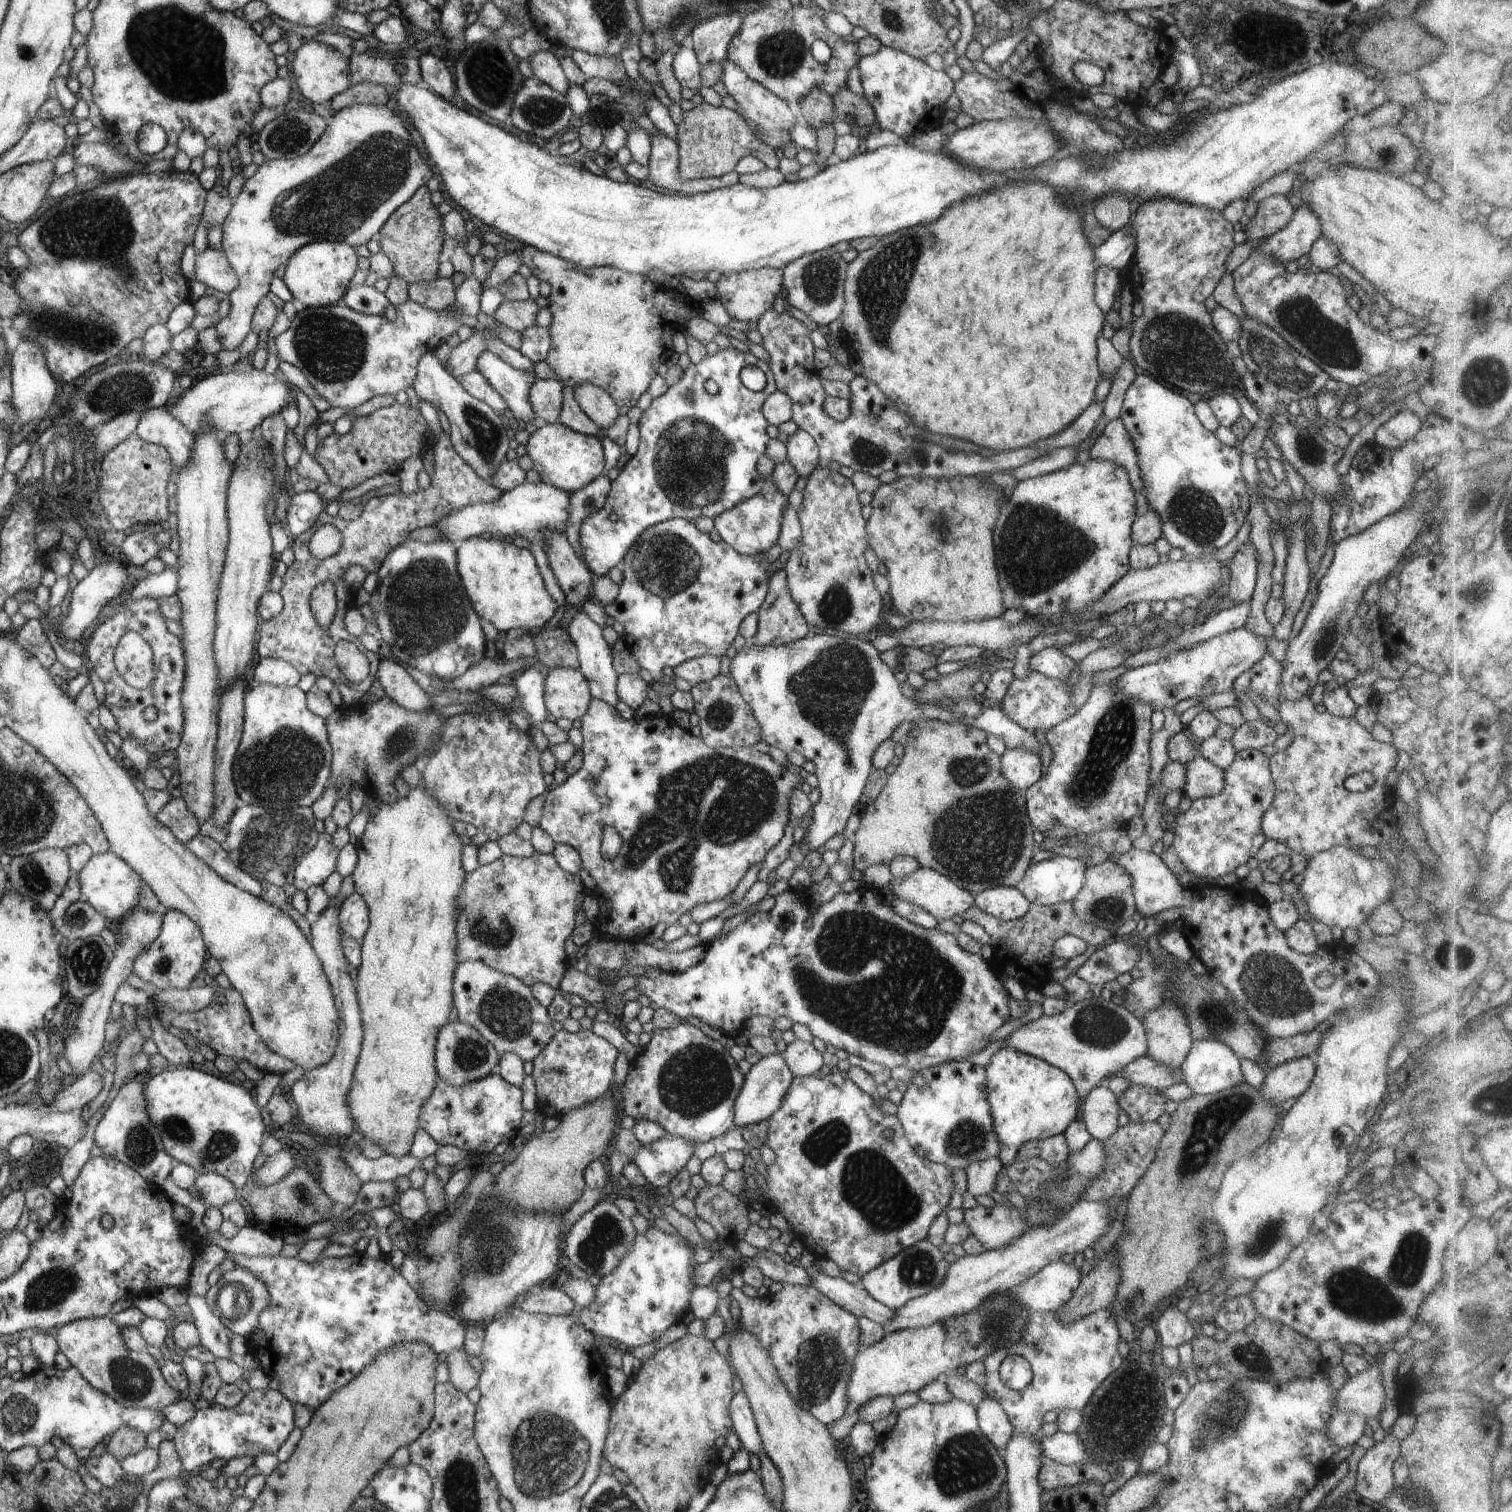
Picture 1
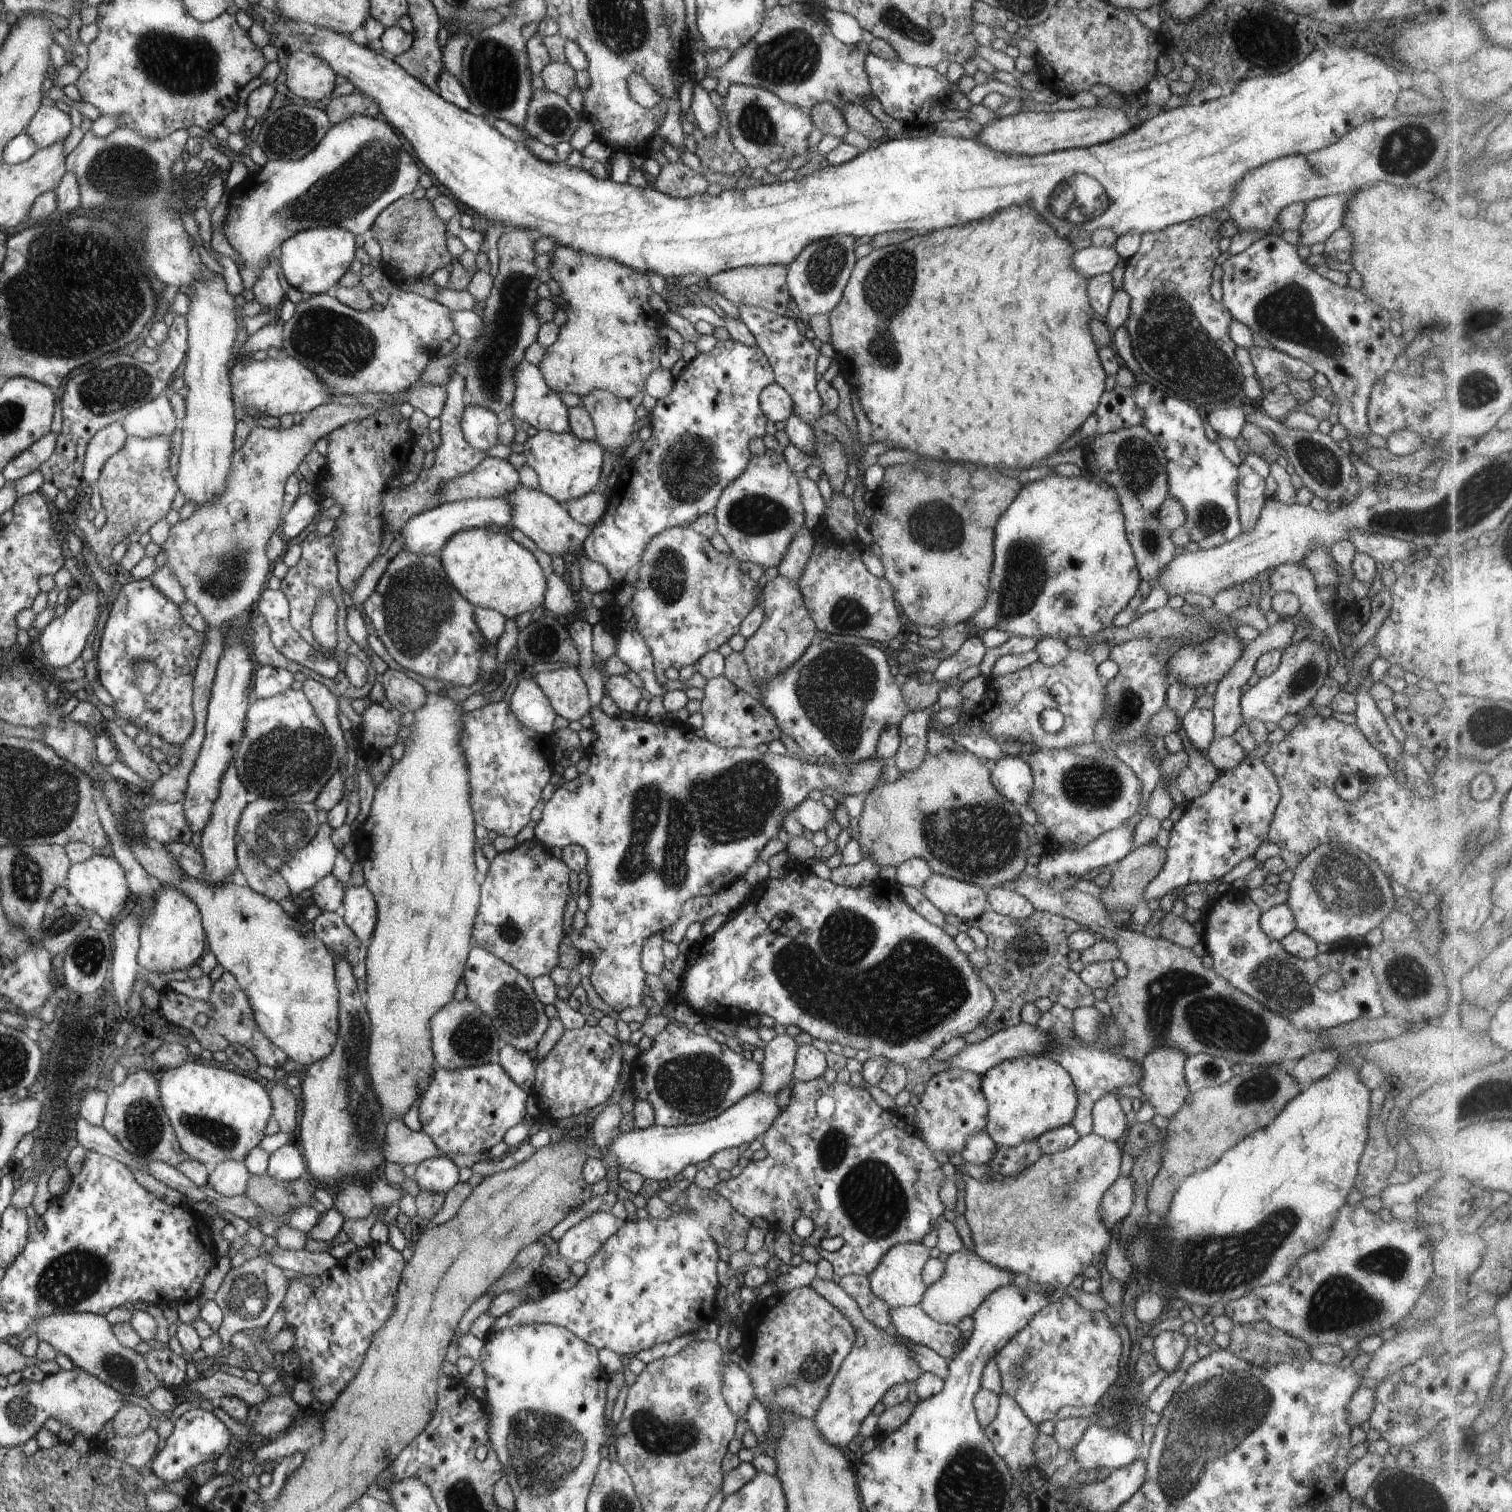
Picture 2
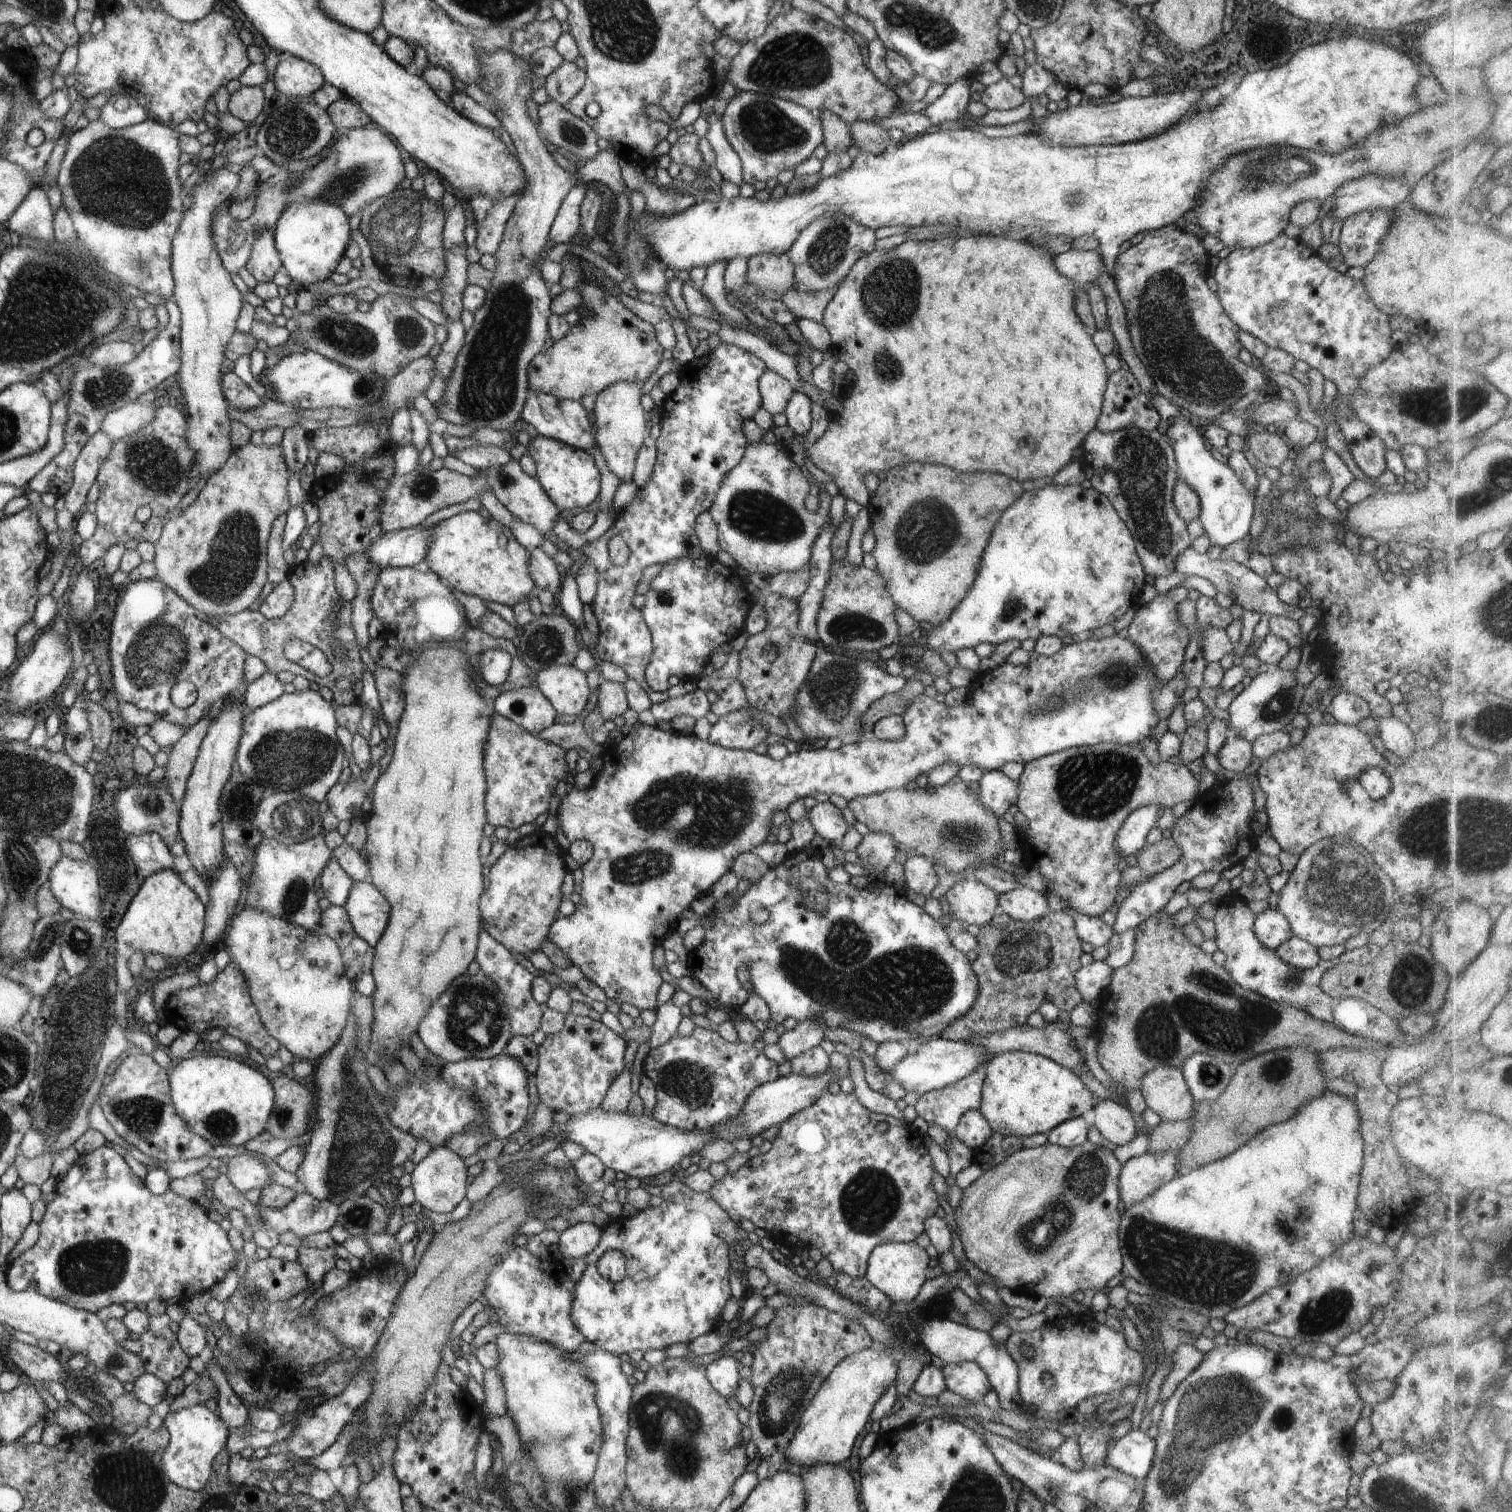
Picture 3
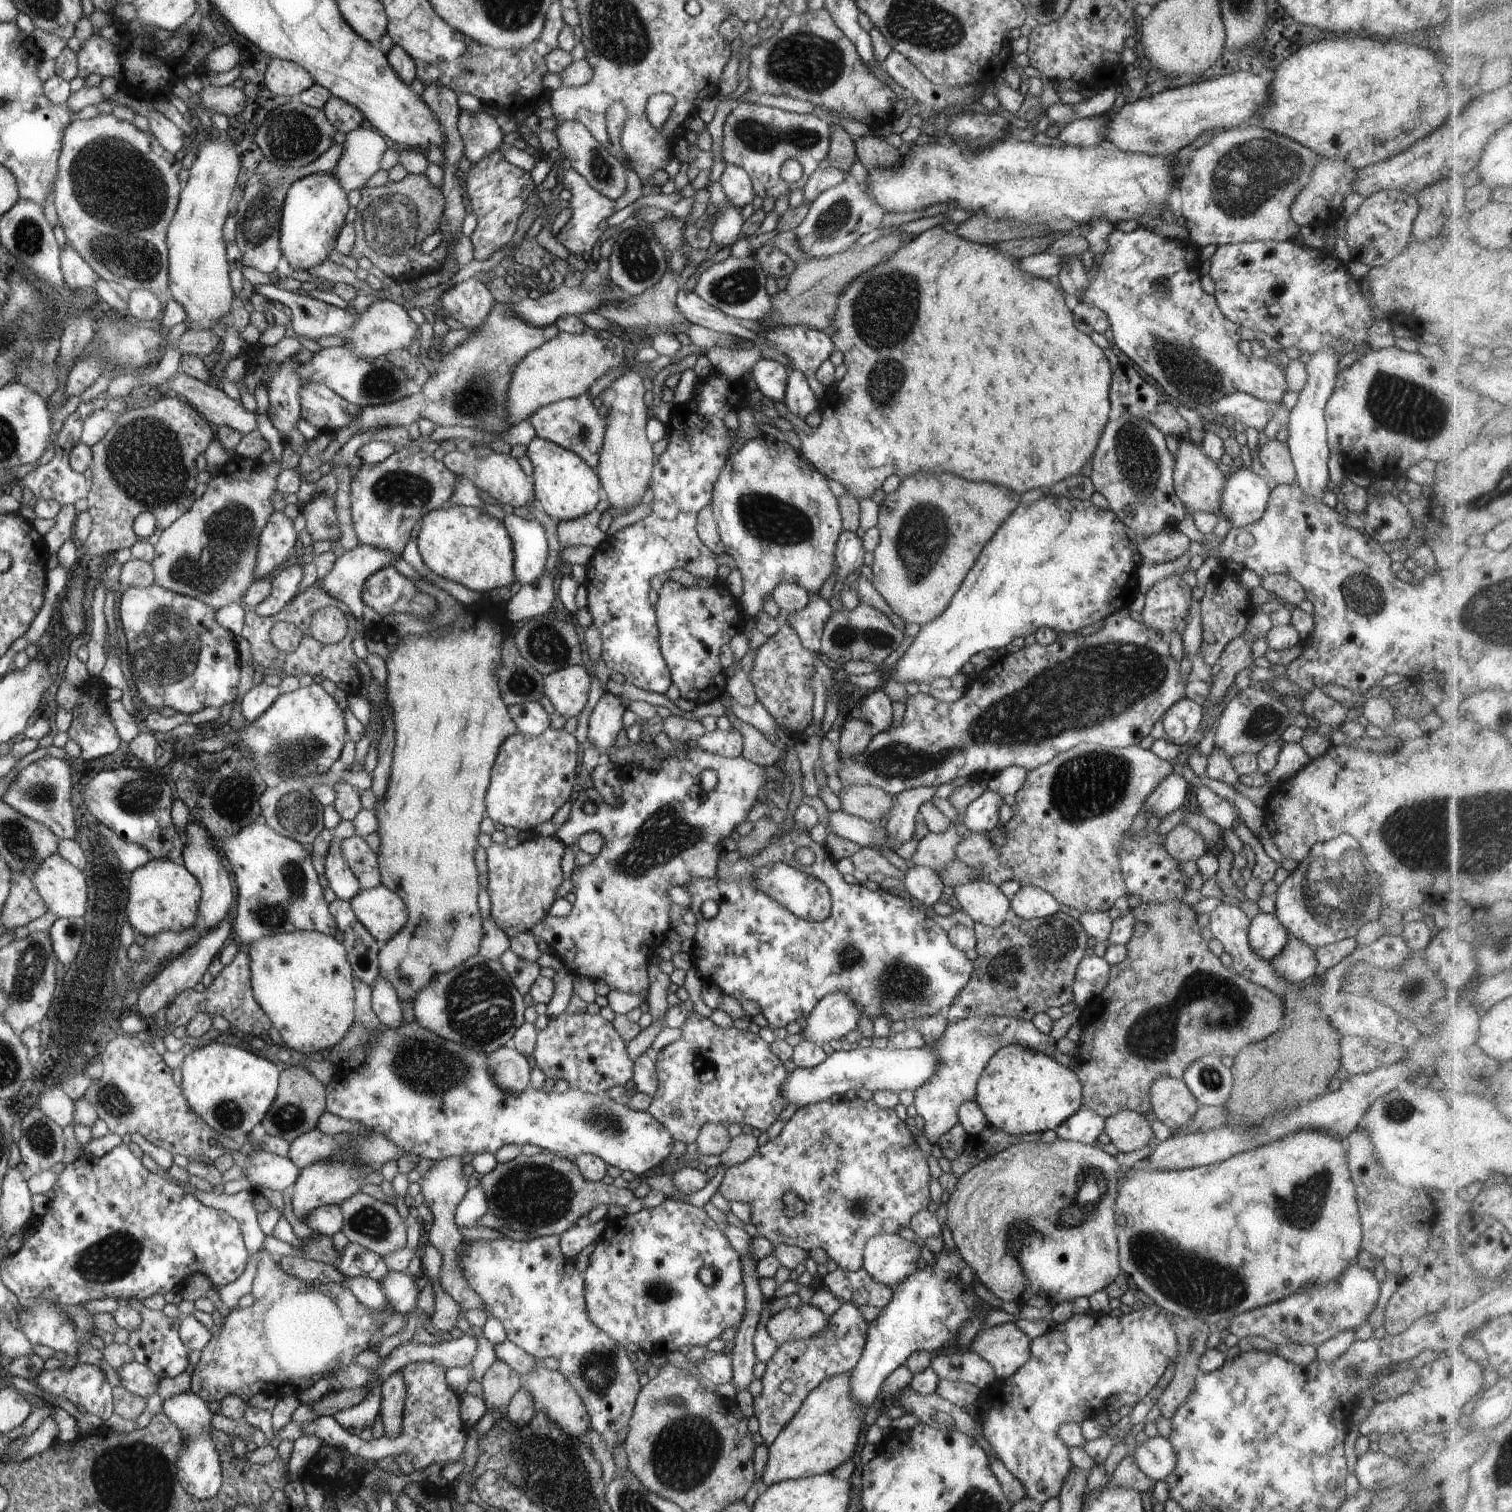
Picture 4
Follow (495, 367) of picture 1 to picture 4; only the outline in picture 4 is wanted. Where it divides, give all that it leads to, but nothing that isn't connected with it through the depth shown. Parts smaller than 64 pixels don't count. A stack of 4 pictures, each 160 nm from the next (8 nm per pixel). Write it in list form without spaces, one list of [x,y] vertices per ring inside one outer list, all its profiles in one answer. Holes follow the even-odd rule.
[[[588,393],[578,398],[562,399],[561,401],[543,406],[529,416],[530,424],[540,438],[548,442],[579,454],[591,467],[600,464],[601,448],[604,444],[604,434],[607,425],[607,416],[600,418]]]

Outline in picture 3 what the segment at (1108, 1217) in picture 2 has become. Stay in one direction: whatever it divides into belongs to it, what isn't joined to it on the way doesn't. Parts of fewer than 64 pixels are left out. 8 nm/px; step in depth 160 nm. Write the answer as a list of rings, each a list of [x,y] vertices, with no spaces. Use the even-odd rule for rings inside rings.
[[[1150,1152],[1136,1158],[1130,1158],[1123,1164],[1119,1176],[1120,1200],[1124,1206],[1134,1206],[1134,1202],[1142,1202],[1146,1196],[1154,1194],[1160,1186],[1167,1184],[1177,1176],[1178,1152]]]

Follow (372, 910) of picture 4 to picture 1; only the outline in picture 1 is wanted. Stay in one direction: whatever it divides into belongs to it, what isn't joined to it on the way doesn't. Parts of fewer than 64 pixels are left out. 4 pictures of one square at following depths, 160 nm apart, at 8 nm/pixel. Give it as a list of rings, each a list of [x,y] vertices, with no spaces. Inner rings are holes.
[[[352,892],[342,902],[340,909],[340,927],[344,935],[351,936],[359,943],[369,928],[369,907],[361,894]]]

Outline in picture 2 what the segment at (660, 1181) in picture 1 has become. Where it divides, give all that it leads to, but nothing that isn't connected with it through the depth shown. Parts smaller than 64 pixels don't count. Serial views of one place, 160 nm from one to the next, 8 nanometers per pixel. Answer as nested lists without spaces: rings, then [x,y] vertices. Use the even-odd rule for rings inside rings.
[[[758,1090],[730,1106],[721,1115],[703,1123],[676,1127],[654,1124],[644,1130],[635,1128],[629,1133],[619,1133],[611,1144],[611,1151],[622,1169],[637,1172],[645,1179],[672,1181],[688,1165],[696,1165],[709,1159],[718,1151],[738,1148],[744,1142],[751,1143],[754,1139],[761,1139],[780,1113],[775,1096],[765,1095]]]

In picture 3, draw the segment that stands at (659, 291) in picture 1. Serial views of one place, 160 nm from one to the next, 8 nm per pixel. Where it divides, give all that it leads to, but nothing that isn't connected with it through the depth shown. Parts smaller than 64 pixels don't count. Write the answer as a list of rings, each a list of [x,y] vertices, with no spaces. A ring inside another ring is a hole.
[[[582,260],[582,264],[586,268],[586,280],[575,290],[592,306],[593,315],[582,317],[582,322],[572,326],[566,336],[538,354],[528,373],[530,390],[576,401],[586,395],[597,396],[614,382],[648,381],[663,362],[665,351],[656,339],[654,325],[638,318],[618,296],[602,288],[596,278],[605,276],[604,272],[586,261]]]

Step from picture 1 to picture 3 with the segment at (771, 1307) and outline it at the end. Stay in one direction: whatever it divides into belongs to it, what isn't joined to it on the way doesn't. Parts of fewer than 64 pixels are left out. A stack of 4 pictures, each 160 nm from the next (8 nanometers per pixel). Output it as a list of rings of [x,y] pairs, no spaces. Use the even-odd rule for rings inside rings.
[[[812,1304],[778,1308],[774,1312],[774,1320],[765,1328],[766,1338],[755,1344],[756,1350],[752,1352],[754,1399],[748,1406],[750,1412],[747,1415],[750,1418],[751,1441],[756,1444],[762,1457],[755,1471],[758,1482],[772,1478],[782,1470],[790,1438],[794,1436],[812,1396],[830,1372],[844,1358],[875,1345],[860,1322]]]

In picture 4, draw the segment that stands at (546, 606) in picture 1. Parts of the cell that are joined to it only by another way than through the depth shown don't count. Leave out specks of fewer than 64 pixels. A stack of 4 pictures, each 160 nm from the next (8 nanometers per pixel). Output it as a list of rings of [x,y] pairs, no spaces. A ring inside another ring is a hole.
[[[452,506],[448,509],[434,509],[422,518],[421,530],[415,538],[423,563],[434,574],[463,584],[476,592],[490,592],[494,588],[510,586],[517,580],[515,575],[514,542],[505,524],[477,507]]]

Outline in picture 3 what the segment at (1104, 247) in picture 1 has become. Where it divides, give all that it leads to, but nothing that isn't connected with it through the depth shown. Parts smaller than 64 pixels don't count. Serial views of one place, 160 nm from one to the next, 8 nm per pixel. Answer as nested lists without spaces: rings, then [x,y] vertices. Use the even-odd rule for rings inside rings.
[[[1068,250],[1067,252],[1054,255],[1054,266],[1058,272],[1066,278],[1070,278],[1075,284],[1090,286],[1096,282],[1100,270],[1102,270],[1103,259],[1099,250]]]

